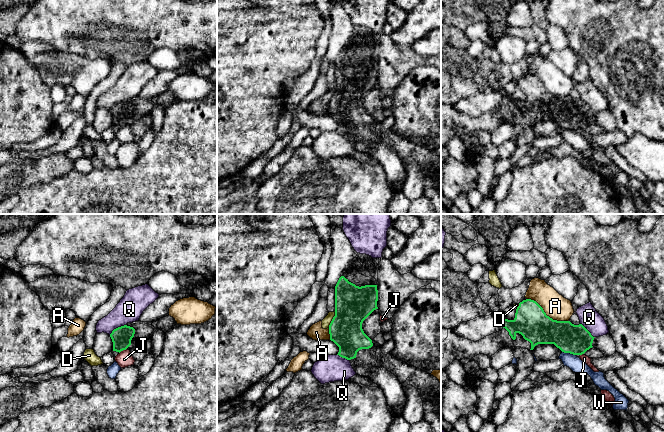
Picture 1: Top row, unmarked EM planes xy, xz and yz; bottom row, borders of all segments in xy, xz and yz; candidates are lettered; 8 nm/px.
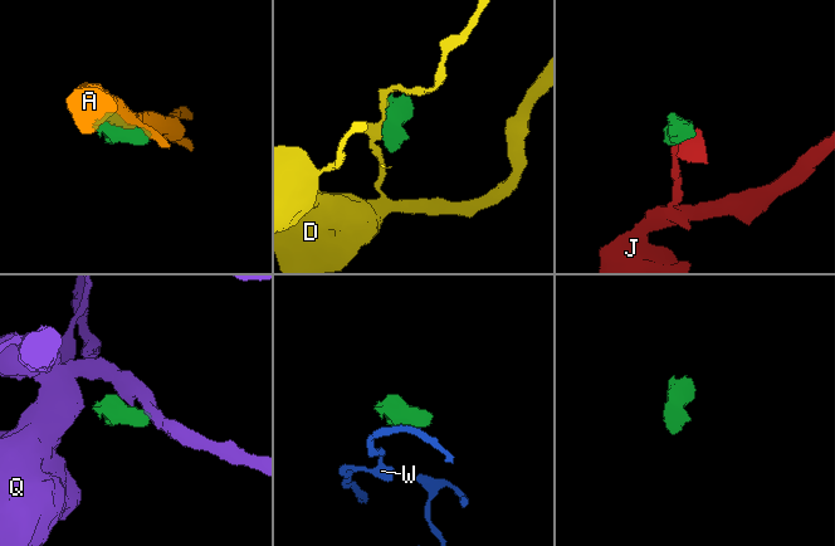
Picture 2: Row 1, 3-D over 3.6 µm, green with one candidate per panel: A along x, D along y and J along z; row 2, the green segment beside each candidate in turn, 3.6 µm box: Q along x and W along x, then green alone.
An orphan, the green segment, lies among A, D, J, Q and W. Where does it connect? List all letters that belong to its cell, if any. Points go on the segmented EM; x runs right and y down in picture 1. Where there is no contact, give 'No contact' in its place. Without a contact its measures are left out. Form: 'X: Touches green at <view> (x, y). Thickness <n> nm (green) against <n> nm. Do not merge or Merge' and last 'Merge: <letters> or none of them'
A: Touches green at yz (546, 315). Thickness 260 nm (green) against 200 nm. Do not merge
D: Touches green at xz (332, 319). Thickness 300 nm (green) against 70 nm. Do not merge
J: Touches green at xy (122, 350). Thickness 160 nm (green) against 130 nm. Do not merge
Q: Touches green at xy (118, 327). Thickness 160 nm (green) against 200 nm. Do not merge
W: Touches green at yz (569, 352). Thickness 240 nm (green) against 110 nm. Do not merge
Merge: none of them

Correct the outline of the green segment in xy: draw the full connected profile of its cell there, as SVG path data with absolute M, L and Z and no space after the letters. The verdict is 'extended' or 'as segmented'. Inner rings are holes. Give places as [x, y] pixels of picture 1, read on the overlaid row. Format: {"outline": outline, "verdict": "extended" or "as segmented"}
{"outline": "M171 316L160 318L154 322L135 321L127 323L112 331L110 337L113 342L113 351L121 352L130 350L146 339L151 339L154 332L160 329L166 333L169 329L177 324Z", "verdict": "extended"}

